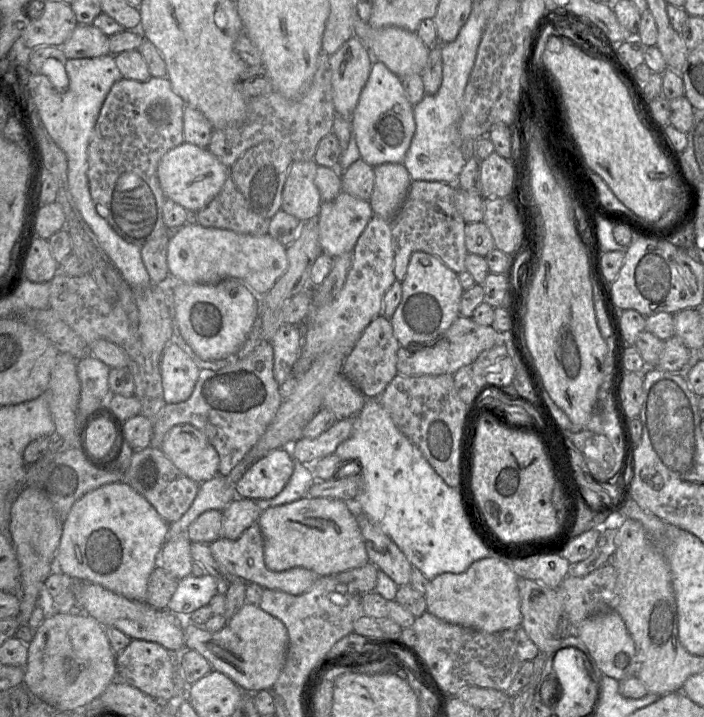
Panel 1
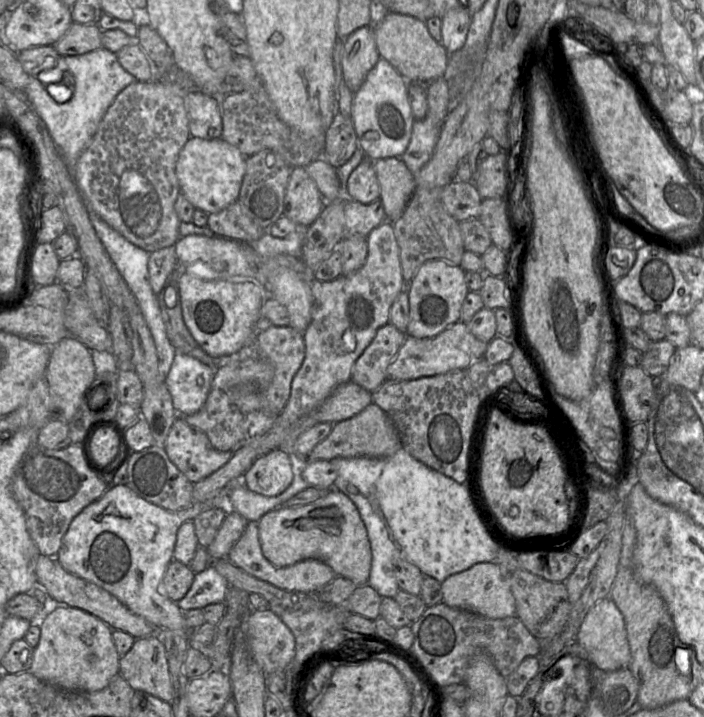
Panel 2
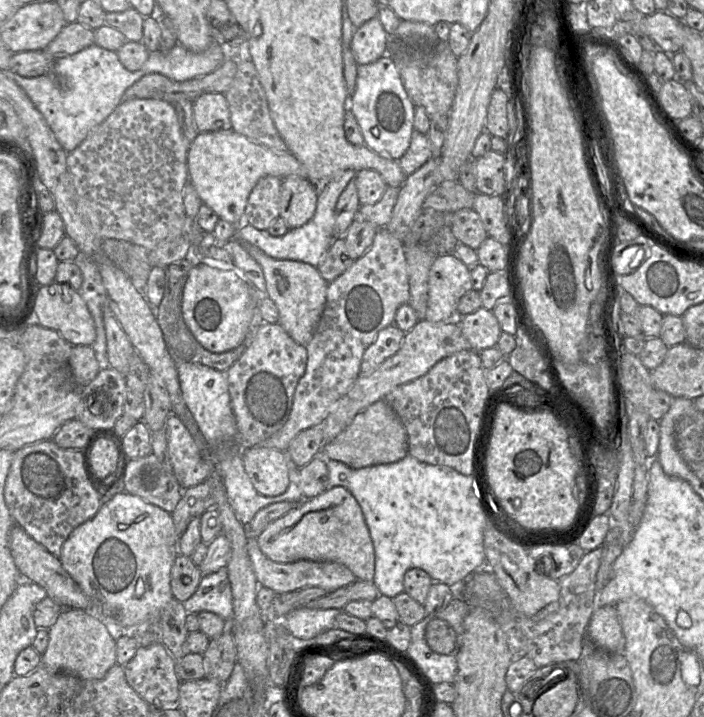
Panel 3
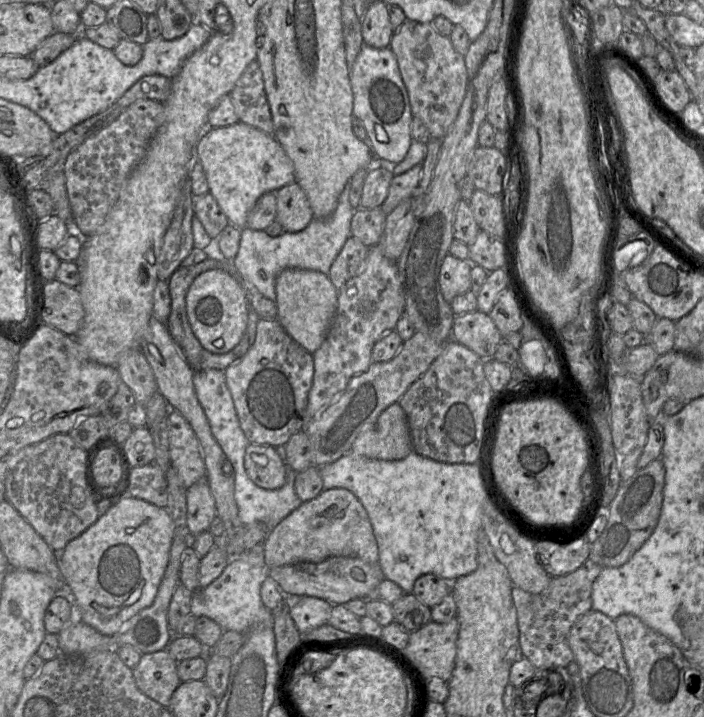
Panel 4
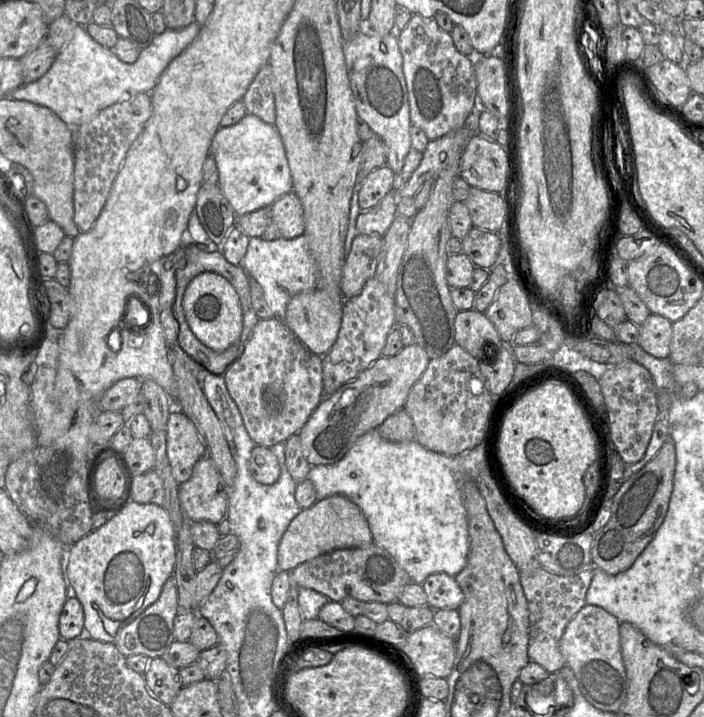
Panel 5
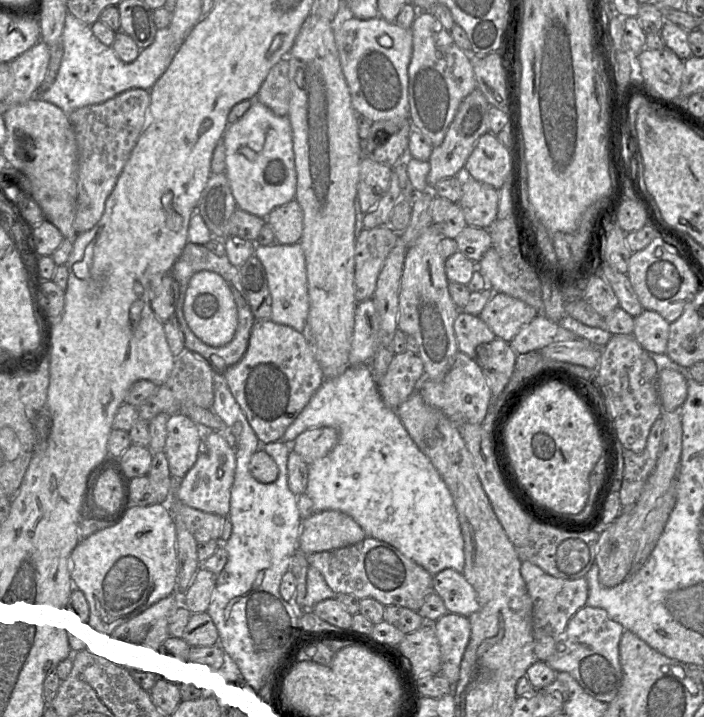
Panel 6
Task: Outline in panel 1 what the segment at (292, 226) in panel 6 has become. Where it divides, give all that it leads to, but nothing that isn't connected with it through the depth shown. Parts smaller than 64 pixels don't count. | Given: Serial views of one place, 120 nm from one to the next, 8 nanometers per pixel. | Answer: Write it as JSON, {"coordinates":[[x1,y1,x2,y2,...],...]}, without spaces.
{"coordinates":[[293,161,282,190,281,209,301,222,316,219,323,202,315,185,316,163]]}

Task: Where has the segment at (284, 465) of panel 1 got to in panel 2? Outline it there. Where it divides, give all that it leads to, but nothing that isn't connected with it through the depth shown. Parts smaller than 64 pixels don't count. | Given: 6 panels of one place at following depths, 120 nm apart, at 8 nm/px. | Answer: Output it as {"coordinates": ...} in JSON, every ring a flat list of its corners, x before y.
{"coordinates":[[281,449,260,456,242,477,243,484,249,490,267,497,282,494,292,480,289,454]]}

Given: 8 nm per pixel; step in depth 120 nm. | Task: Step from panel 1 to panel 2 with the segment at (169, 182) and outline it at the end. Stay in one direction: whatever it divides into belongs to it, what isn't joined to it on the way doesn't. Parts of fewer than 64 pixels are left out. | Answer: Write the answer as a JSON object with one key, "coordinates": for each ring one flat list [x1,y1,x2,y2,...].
{"coordinates":[[190,137,181,149,176,163,176,176,181,193,193,204,208,214,218,213,238,201,246,159,240,150,222,138,206,140]]}

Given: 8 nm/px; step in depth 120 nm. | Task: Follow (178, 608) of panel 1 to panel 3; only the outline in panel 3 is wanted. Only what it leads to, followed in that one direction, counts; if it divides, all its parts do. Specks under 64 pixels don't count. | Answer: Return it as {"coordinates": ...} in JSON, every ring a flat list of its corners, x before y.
{"coordinates":[[227,568,203,575,196,592,183,602,187,613,213,612,227,622,233,619,233,597]]}

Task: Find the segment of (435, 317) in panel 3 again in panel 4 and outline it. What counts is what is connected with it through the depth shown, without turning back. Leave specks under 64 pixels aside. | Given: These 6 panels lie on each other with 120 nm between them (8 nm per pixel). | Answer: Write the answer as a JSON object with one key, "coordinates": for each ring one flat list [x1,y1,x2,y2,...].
{"coordinates":[[447,254,439,273,439,285,444,299,451,301,471,289,472,263]]}

